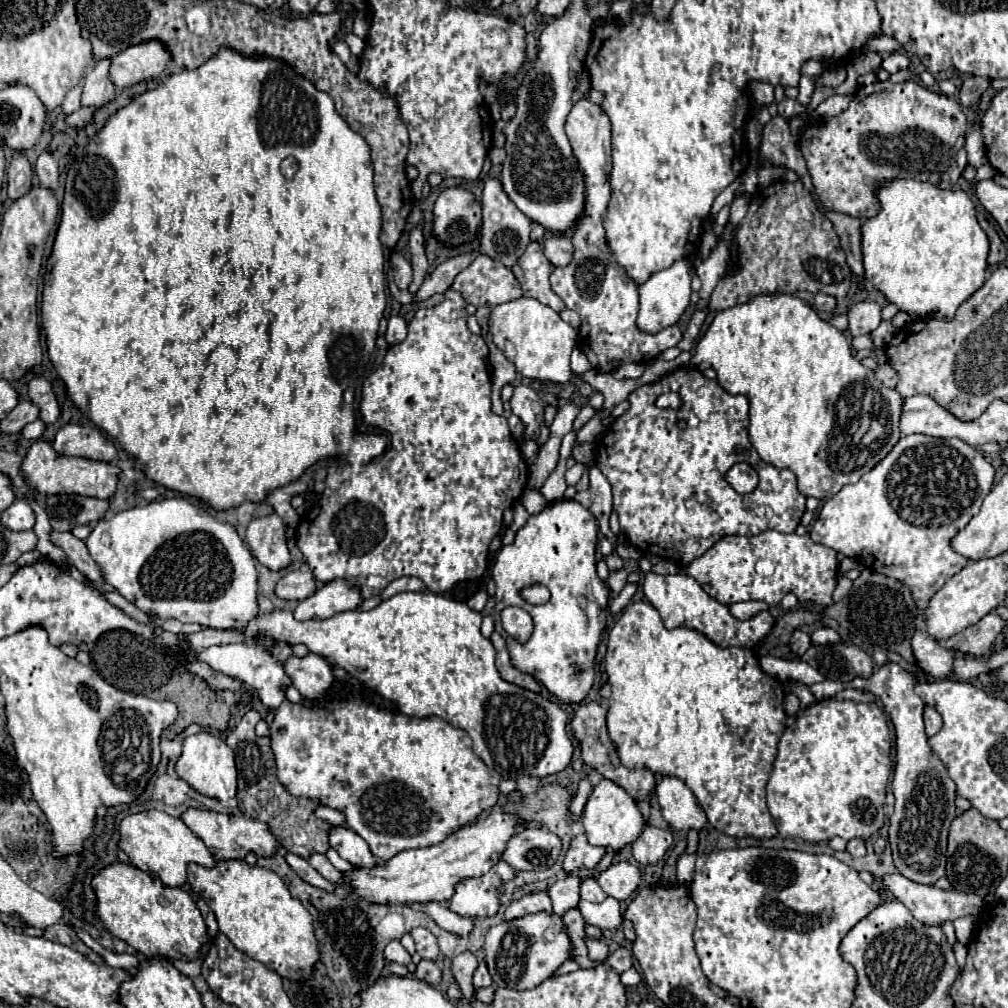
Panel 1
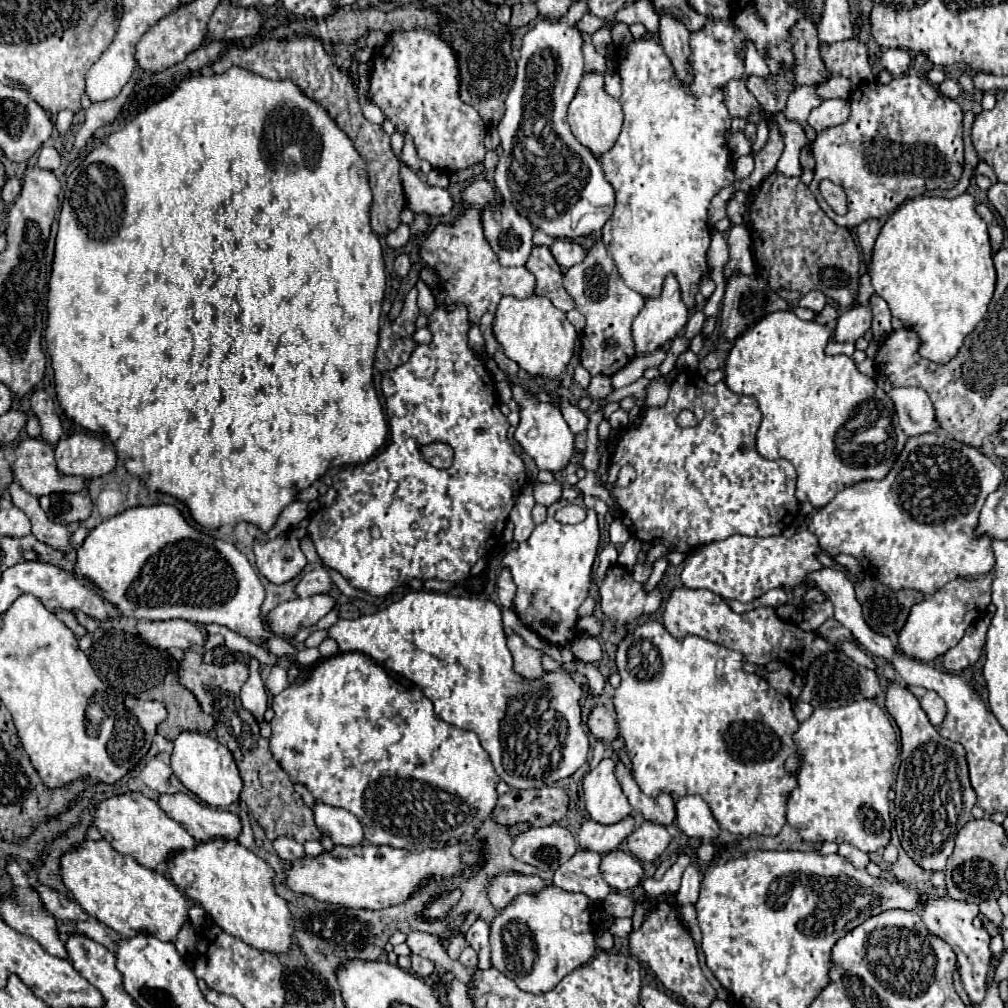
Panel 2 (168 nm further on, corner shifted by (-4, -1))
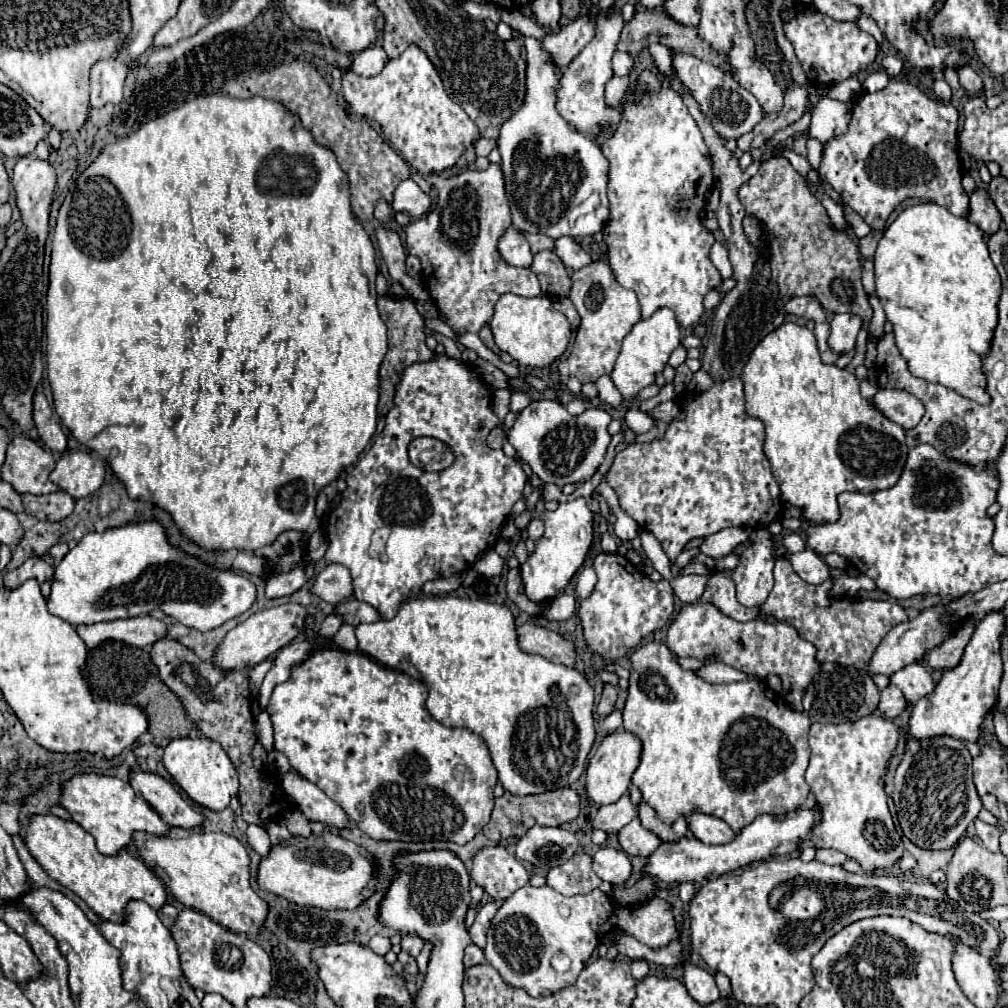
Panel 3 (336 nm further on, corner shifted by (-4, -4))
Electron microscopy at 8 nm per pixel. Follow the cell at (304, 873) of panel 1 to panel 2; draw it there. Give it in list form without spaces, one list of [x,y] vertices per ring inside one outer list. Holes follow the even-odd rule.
[[[278,837],[273,841],[273,847],[278,856],[290,862],[304,856],[303,845],[289,837]]]

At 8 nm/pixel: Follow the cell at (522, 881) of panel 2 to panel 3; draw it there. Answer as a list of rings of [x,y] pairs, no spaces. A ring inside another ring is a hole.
[[[499,844],[485,846],[475,852],[471,860],[471,878],[499,902],[529,884],[529,872],[523,862]]]

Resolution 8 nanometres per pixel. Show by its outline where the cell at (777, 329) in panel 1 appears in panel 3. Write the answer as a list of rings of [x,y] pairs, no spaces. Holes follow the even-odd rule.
[[[783,324],[767,334],[751,352],[741,376],[747,394],[747,414],[765,424],[765,456],[771,462],[773,478],[777,478],[781,500],[799,508],[811,524],[837,522],[837,494],[845,490],[877,492],[893,488],[907,460],[905,430],[887,420],[875,406],[861,398],[855,374],[835,364],[823,364],[817,350],[815,334],[797,324]]]

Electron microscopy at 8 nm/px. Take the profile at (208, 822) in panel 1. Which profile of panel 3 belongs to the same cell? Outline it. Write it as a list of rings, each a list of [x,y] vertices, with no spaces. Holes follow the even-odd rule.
[[[141,766],[131,768],[129,784],[133,790],[147,800],[157,814],[169,824],[169,826],[181,826],[181,828],[195,828],[203,824],[203,816],[189,804],[187,798],[183,798],[173,784],[169,784],[159,774],[147,772]]]

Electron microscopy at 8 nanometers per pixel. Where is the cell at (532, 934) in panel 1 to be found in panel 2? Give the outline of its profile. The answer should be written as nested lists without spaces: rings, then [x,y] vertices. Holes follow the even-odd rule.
[[[545,887],[539,895],[519,895],[491,923],[491,963],[527,993],[547,993],[595,953],[591,901],[581,893]]]

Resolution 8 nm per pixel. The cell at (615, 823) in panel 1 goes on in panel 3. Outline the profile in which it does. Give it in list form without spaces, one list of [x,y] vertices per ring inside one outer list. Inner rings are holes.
[[[623,728],[615,730],[613,734],[607,734],[603,738],[603,742],[599,744],[595,756],[589,760],[589,766],[587,766],[585,780],[587,780],[589,798],[593,802],[597,802],[599,806],[617,802],[625,794],[625,790],[629,788],[631,774],[637,770],[639,758],[641,758],[641,742],[639,742],[639,738],[635,734],[631,734],[631,732],[623,730]]]

